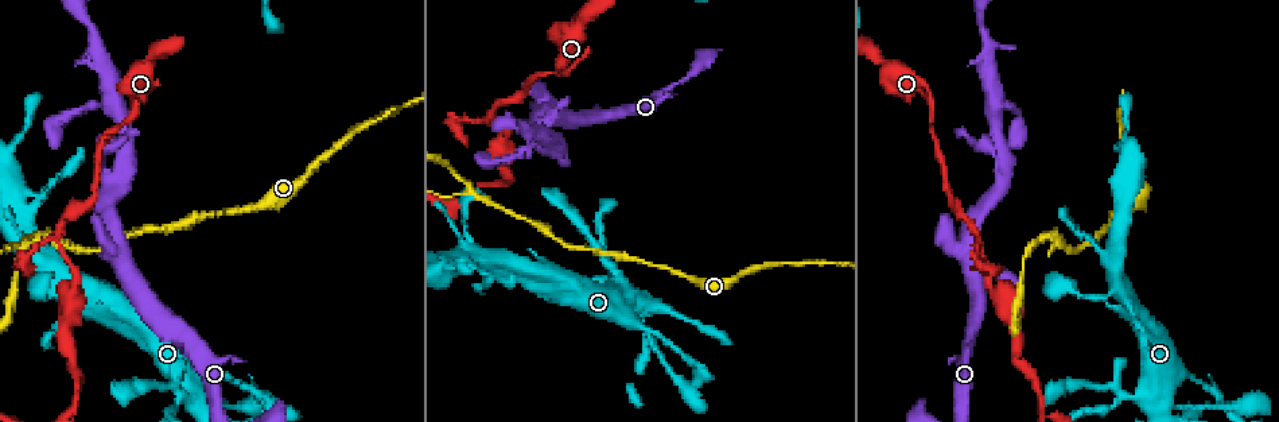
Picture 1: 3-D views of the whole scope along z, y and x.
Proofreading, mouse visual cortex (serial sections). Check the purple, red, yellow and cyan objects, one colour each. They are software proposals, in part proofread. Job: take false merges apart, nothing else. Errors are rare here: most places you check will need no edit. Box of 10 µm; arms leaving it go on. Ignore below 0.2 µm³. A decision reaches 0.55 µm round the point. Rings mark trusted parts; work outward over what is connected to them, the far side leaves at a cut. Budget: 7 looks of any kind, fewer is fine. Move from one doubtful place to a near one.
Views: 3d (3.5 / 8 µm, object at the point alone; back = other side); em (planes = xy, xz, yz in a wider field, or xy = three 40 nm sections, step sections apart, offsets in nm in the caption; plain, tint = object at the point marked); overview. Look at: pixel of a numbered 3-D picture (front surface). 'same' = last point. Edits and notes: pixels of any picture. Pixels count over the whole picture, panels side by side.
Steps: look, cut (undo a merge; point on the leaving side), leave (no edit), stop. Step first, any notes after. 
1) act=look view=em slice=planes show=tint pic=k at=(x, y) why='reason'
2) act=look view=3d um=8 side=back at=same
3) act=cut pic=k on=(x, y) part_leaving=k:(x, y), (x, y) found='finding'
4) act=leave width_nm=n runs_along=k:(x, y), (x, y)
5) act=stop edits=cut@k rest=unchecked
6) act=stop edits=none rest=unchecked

act=look view=3d um=3.5 pic=1 at=(471, 189) why='three-way junction'

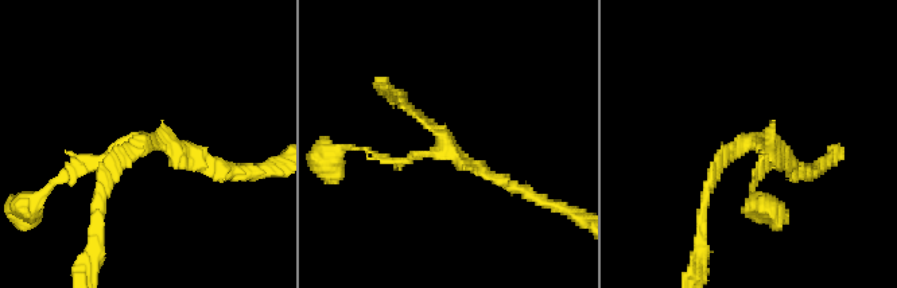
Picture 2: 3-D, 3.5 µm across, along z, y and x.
act=leave arm_widths_nm=100,100,150 runs_along=2:(523, 190), (469, 166), (399, 100) found='all the same cell'

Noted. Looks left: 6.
act=look view=3d um=3.5 pic=1 at=(117, 126) why='thin neck'

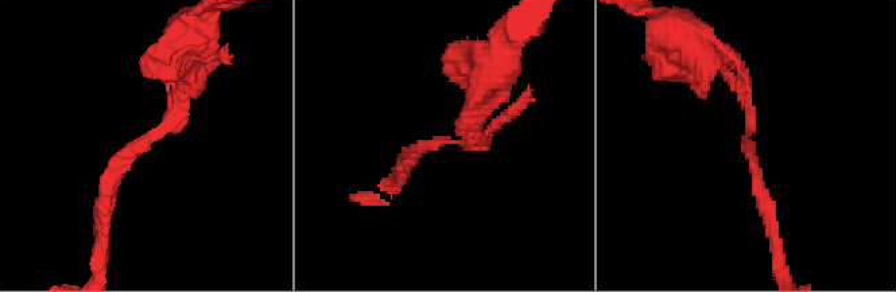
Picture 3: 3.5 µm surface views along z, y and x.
act=look view=em slice=planes show=plain pic=3 at=(449, 142) arm_widths_nm=150,150 why='need the tissue'

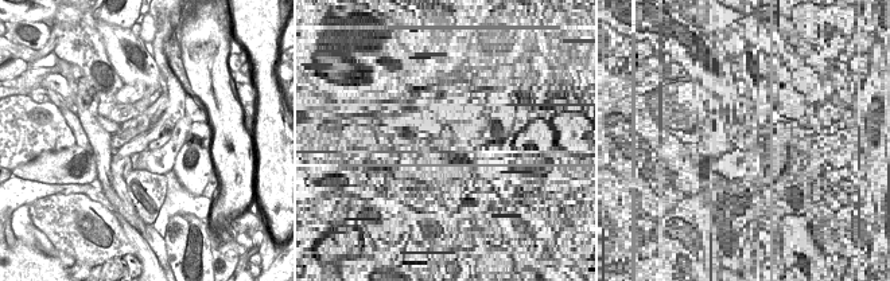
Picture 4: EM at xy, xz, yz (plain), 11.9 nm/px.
act=look view=em slice=planes show=tint at=same why='where the object lies'

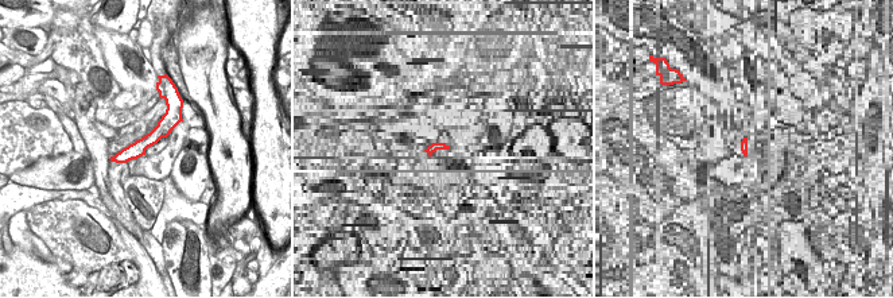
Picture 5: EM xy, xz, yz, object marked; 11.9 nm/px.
act=leave runs_along=3:(171, 66), (175, 116), (117, 166), (105, 211) found='all the same cell'

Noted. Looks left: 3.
act=look view=3d um=8 pic=1 at=(1182, 379)

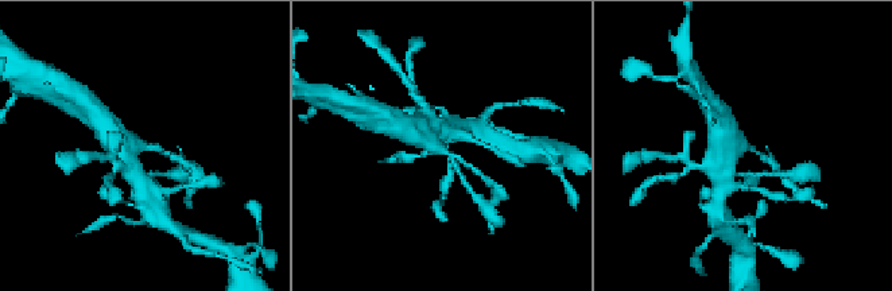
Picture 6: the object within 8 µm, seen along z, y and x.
act=look view=3d um=3.5 at=same

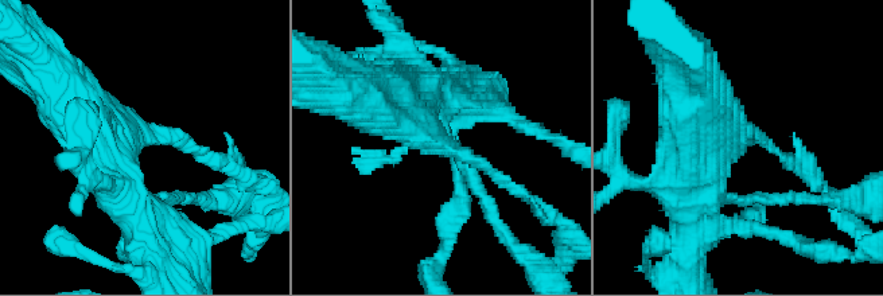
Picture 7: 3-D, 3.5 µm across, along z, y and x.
act=look view=em slice=xy step=2 show=tint pic=7 at=(741, 140) arm_widths_nm=100,600 why='now the EM'

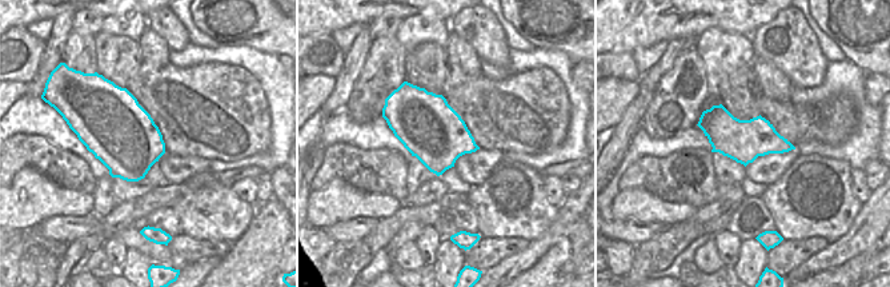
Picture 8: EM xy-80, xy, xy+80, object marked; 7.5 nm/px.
act=leave runs_along=7:(364, 100), (400, 110), (520, 193) found='one cell here'

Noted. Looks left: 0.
act=stop edits=none rest=unchecked

